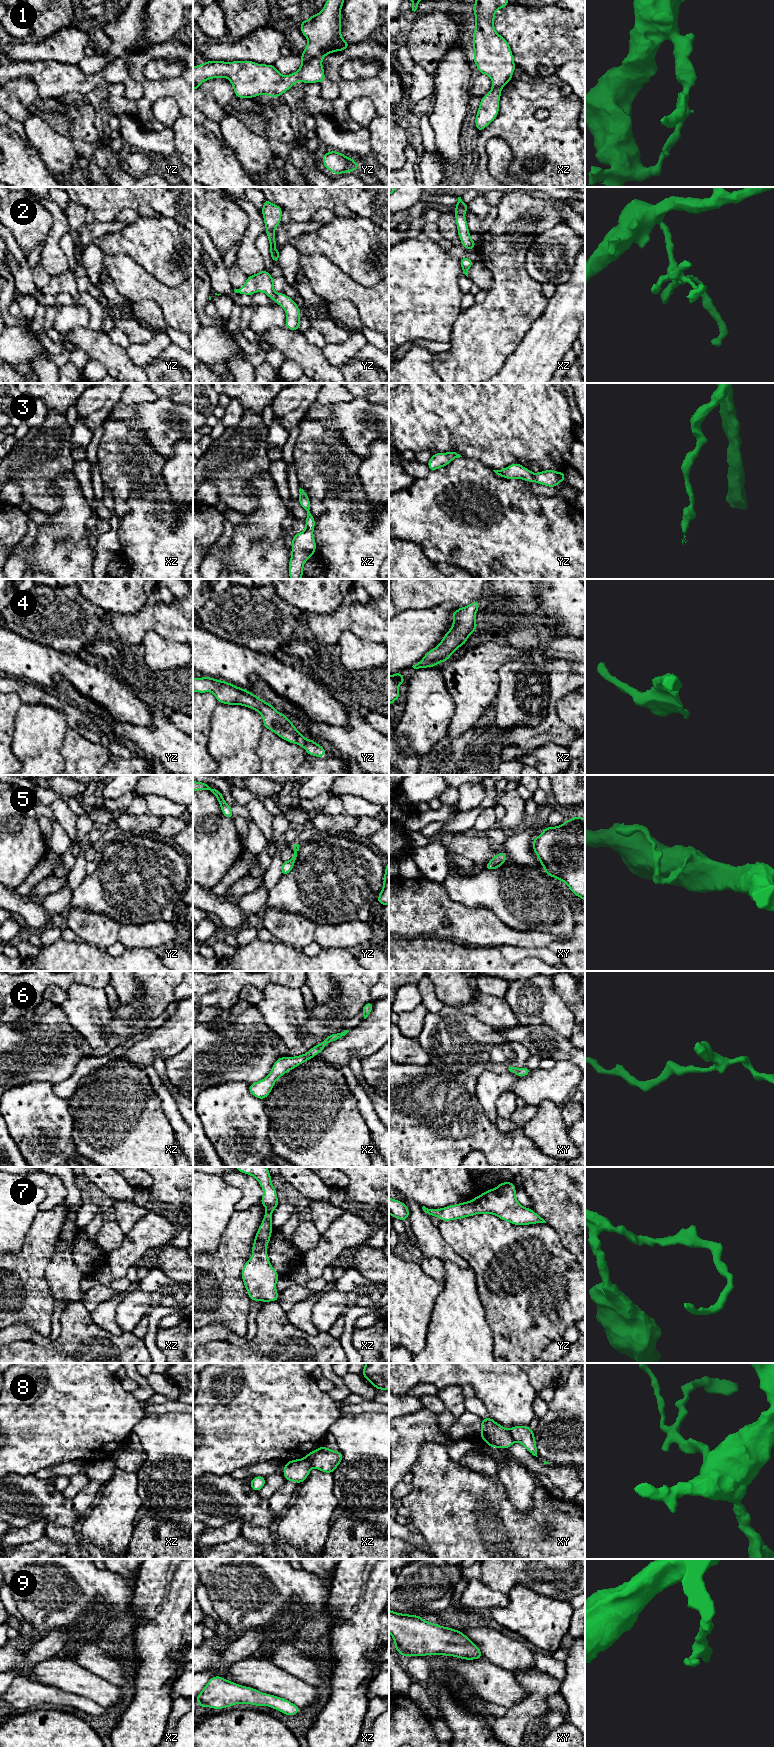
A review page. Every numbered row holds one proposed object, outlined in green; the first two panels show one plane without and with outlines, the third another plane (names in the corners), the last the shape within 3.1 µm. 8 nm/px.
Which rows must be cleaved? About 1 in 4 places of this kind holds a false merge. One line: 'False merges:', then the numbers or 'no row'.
False merges: 8

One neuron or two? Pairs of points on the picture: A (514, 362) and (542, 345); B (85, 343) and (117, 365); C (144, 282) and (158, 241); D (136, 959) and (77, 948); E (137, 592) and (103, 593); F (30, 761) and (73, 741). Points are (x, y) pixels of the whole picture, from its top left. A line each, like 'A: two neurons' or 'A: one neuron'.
A: one neuron
B: one neuron
C: two neurons
D: one neuron
E: one neuron
F: two neurons

